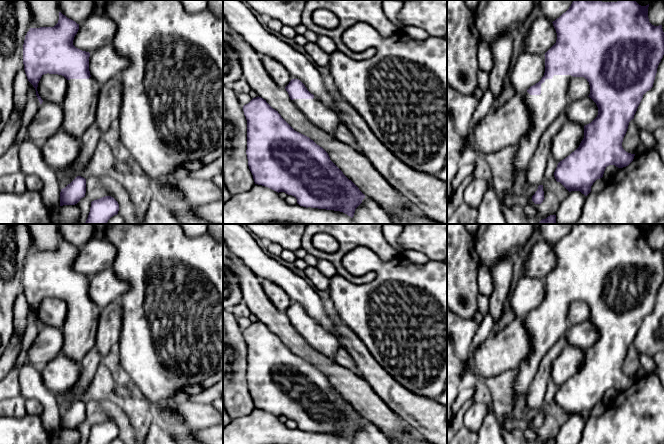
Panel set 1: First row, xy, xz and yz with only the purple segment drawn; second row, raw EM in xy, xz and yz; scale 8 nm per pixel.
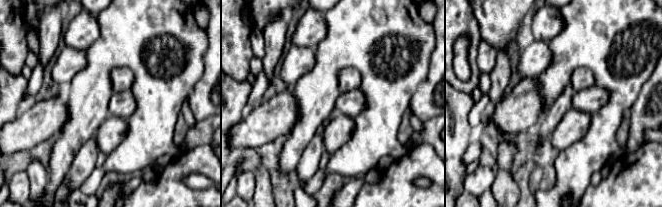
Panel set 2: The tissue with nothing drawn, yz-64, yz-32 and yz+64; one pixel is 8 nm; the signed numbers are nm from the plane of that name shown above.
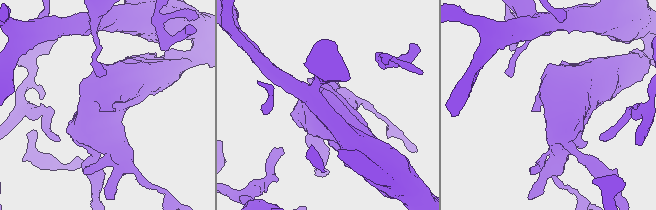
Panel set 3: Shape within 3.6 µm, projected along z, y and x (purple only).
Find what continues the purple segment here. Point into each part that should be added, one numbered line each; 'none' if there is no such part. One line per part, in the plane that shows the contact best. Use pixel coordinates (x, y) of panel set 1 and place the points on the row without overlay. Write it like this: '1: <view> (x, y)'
1: yz (544, 332)

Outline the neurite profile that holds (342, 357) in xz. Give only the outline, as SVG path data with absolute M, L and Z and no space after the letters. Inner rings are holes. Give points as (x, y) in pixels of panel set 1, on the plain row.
M340 347L333 358L333 360L338 363L339 365L353 371L355 374L359 374L358 368L350 356L350 354L342 347Z

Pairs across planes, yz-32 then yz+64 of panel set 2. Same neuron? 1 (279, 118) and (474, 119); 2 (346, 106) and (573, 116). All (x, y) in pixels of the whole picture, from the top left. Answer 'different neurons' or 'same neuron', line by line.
1: different neurons
2: different neurons

